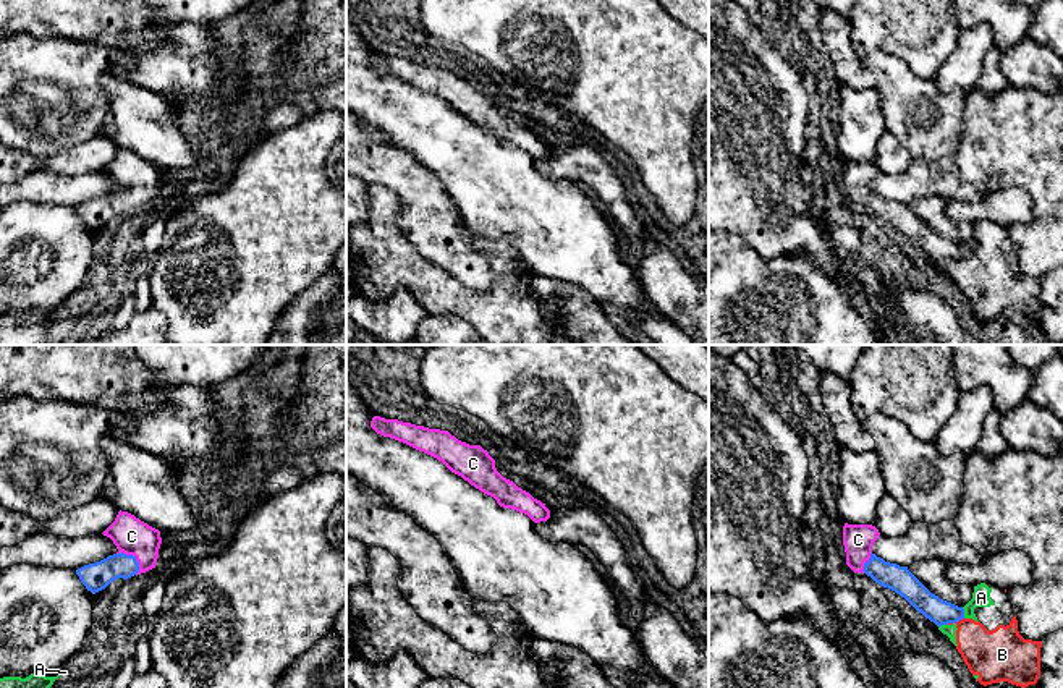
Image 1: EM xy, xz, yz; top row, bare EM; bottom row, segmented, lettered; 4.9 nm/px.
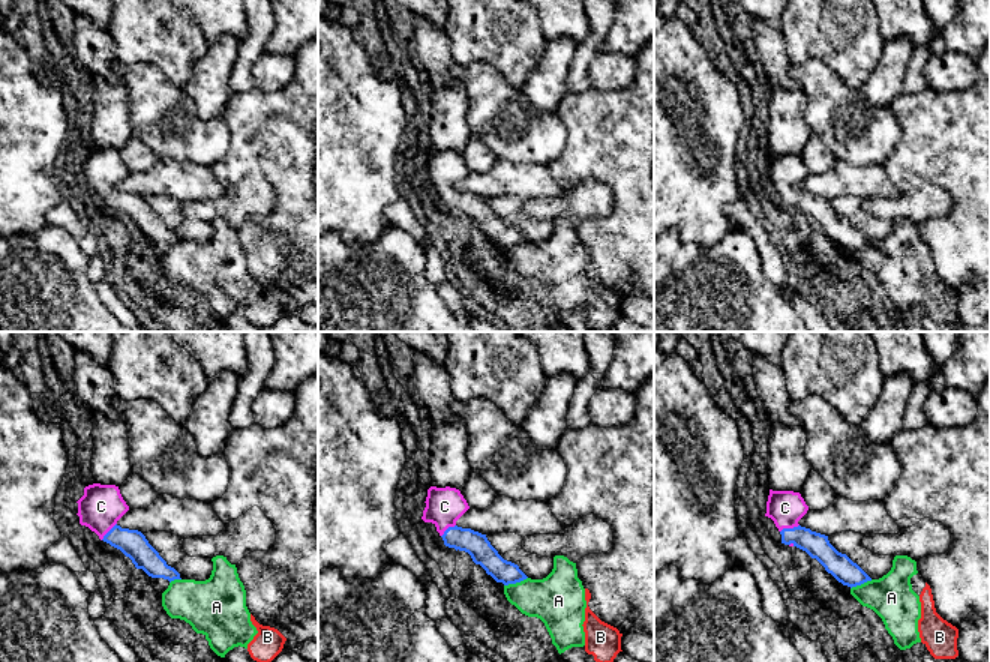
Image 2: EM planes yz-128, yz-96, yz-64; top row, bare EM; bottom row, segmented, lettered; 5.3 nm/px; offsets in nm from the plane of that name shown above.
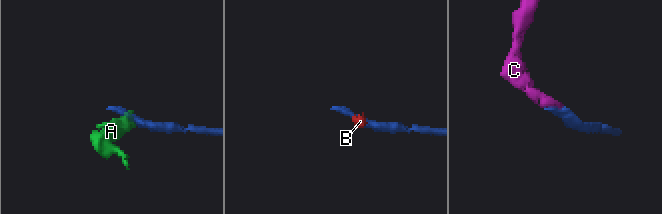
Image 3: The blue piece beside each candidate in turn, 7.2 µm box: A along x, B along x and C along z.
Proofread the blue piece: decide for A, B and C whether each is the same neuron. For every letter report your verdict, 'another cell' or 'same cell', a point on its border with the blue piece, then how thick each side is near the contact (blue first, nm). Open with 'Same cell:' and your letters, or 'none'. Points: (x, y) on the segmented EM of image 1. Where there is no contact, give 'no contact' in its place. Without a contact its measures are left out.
Same cell: C
A: another cell; meets blue in yz at (963, 612); 120 nm thick on the blue side, 100 nm on the other
B: another cell; meets blue in yz at (958, 620); 120 nm thick on the blue side, 240 nm on the other
C: same cell; meets blue in xy at (133, 556); 140 nm thick on the blue side, 190 nm on the other

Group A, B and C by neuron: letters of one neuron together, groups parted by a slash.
A B / C

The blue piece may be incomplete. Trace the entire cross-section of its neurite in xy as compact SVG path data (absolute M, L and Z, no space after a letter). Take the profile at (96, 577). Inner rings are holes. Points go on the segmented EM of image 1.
M120 510L115 521L102 534L113 541L118 552L76 570L81 583L92 594L118 578L128 580L155 568L162 544L159 529Z

